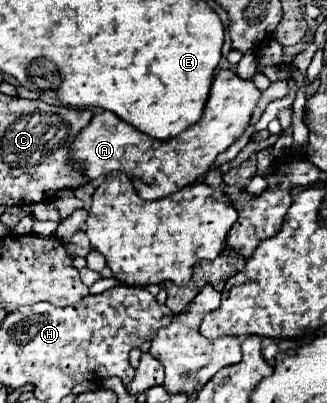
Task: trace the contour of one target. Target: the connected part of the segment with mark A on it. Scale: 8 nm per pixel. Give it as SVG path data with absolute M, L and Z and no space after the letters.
M219 70L213 80L203 118L189 130L171 140L157 142L155 138L149 138L135 126L117 118L113 112L101 112L95 114L91 122L79 132L75 142L71 142L71 162L81 164L83 174L91 180L111 172L127 174L135 192L143 200L165 198L203 176L215 158L245 132L259 98L261 90L253 88L251 80L241 80L231 70Z

